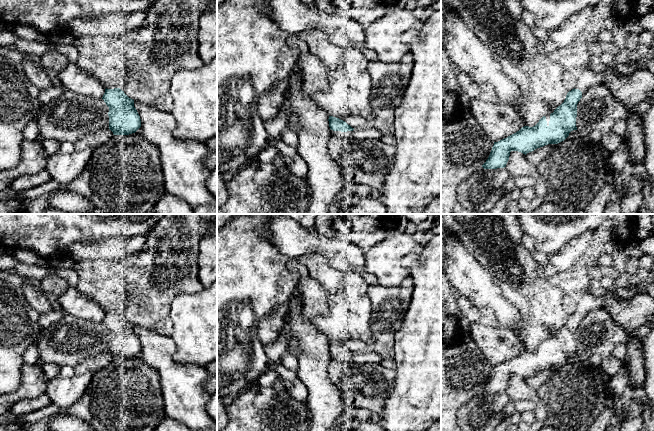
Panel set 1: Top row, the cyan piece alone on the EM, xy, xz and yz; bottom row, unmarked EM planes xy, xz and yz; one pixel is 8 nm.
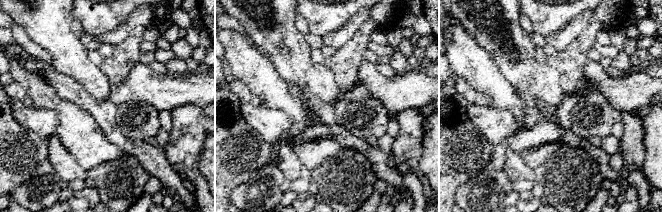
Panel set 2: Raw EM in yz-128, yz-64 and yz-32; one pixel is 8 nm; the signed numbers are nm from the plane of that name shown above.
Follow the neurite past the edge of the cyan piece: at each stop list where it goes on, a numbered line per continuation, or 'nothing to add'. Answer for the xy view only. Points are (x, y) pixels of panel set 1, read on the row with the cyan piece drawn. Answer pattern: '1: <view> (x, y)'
1: xy (123, 72)

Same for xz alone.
1: xz (345, 137)

